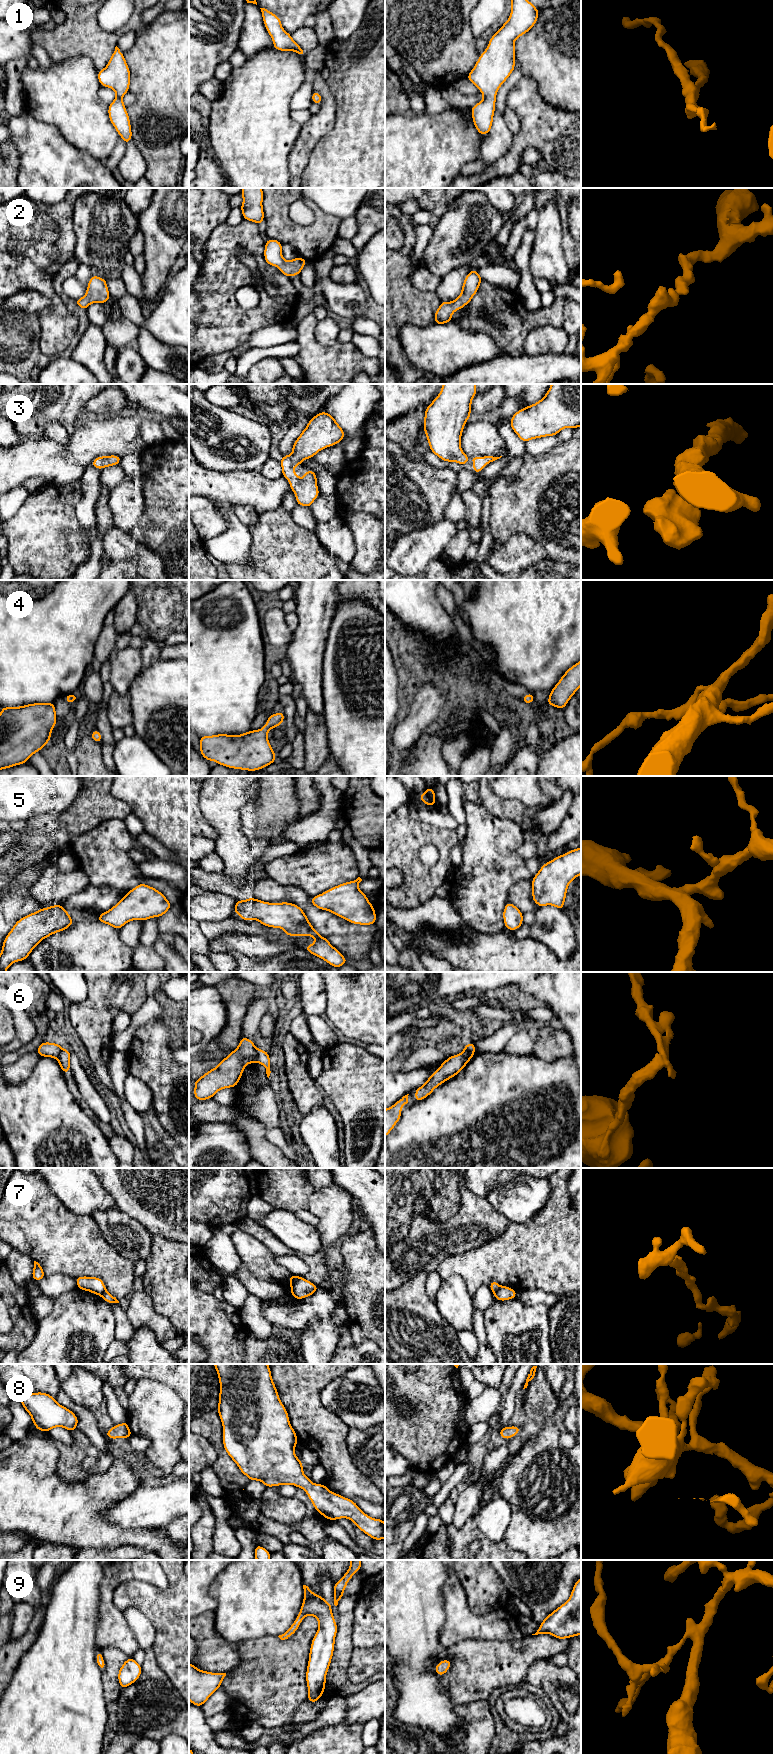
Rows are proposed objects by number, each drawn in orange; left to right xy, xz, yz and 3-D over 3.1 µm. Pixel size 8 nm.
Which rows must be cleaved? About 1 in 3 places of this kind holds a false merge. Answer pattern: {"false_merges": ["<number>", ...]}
{"false_merges": ["6", "7"]}

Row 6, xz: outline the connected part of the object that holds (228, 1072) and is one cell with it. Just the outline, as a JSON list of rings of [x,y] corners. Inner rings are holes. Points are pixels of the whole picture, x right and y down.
[[[241,1037],[238,1047],[213,1069],[194,1081],[197,1101],[212,1099],[220,1090],[238,1085],[247,1064],[257,1063],[253,1040]]]

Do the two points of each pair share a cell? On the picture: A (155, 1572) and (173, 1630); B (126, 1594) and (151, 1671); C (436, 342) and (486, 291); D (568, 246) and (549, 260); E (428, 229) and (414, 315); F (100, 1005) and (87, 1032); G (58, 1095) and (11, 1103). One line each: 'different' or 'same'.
A: different
B: different
C: different
D: different
E: different
F: same
G: same

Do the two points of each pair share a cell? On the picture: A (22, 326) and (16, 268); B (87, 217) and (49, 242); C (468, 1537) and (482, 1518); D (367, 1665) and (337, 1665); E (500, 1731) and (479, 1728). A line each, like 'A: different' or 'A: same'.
A: different
B: different
C: different
D: different
E: different

